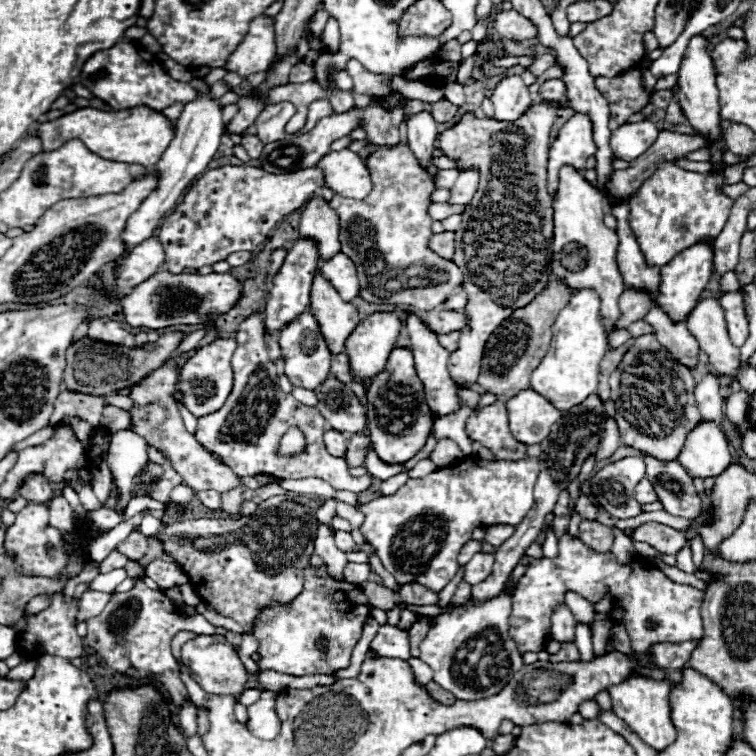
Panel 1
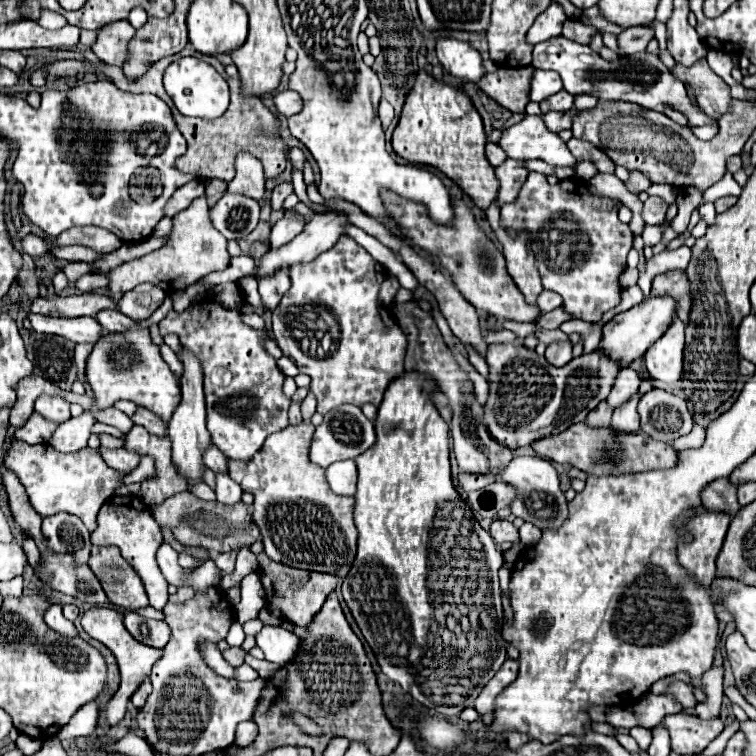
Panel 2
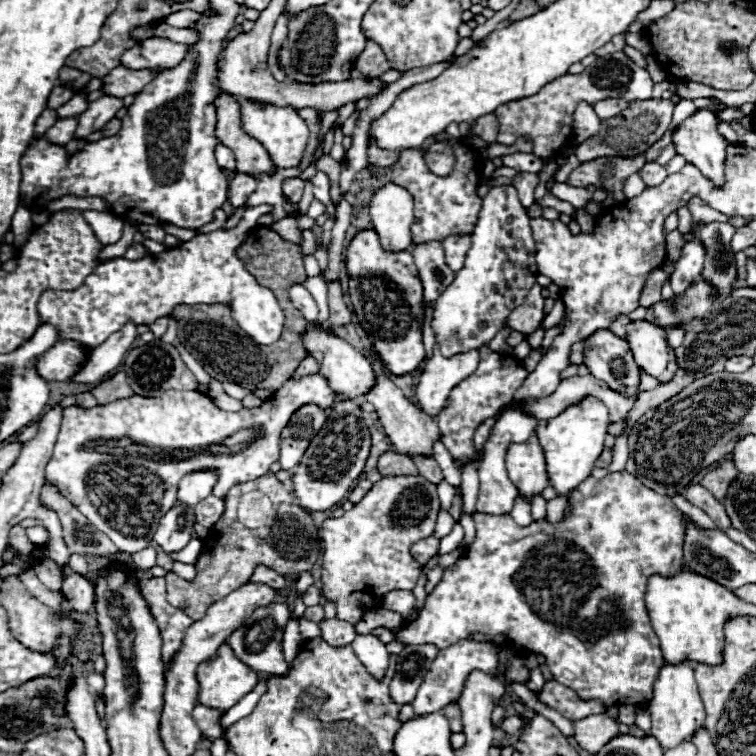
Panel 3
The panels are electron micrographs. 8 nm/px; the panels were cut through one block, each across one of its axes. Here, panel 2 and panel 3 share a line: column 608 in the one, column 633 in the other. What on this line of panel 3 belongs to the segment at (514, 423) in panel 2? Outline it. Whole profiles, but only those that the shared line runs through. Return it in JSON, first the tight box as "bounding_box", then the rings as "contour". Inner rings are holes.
{"bounding_box":[584,330,640,394],"contour":[[[596,330],[584,338],[584,366],[616,392],[634,394],[638,390],[640,368],[632,358],[630,346],[610,330]]]}

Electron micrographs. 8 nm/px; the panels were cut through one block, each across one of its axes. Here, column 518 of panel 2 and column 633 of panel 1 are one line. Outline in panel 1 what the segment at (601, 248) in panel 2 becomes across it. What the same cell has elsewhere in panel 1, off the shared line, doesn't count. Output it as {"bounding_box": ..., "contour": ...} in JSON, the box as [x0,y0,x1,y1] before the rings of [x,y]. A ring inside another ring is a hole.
{"bounding_box":[630,162,742,266],"contour":[[[674,162],[660,164],[660,168],[630,196],[630,226],[644,250],[648,266],[666,266],[680,250],[704,238],[716,238],[734,204],[734,200],[722,194],[720,188],[740,180],[742,164],[734,164],[720,174],[690,172],[678,168]]]}

